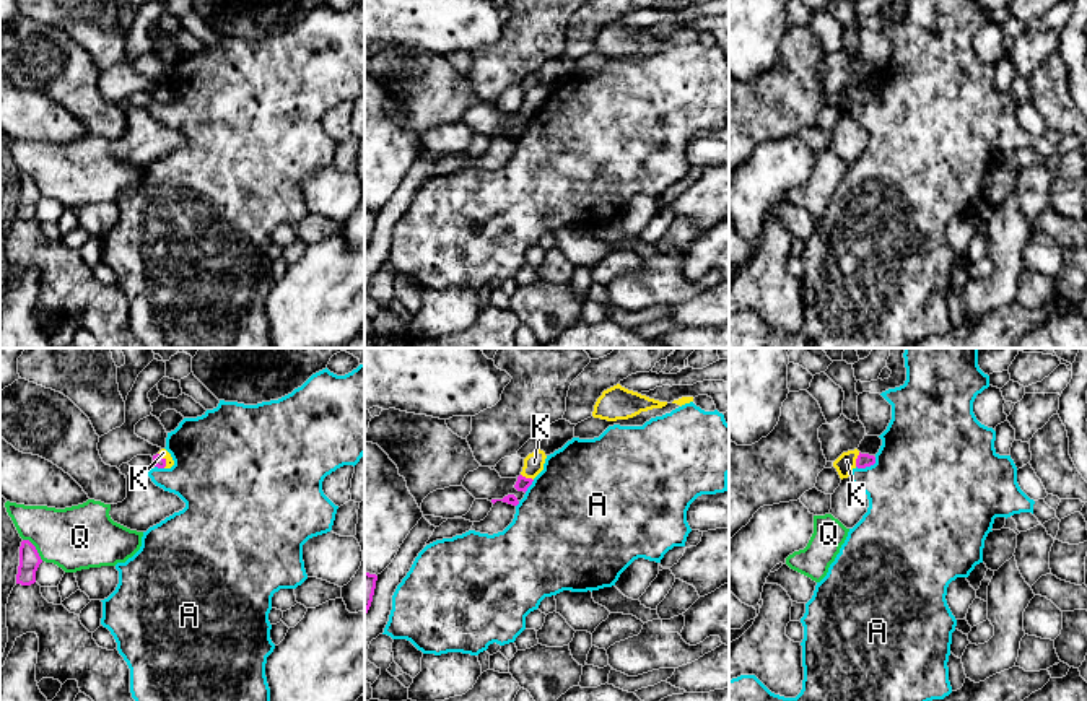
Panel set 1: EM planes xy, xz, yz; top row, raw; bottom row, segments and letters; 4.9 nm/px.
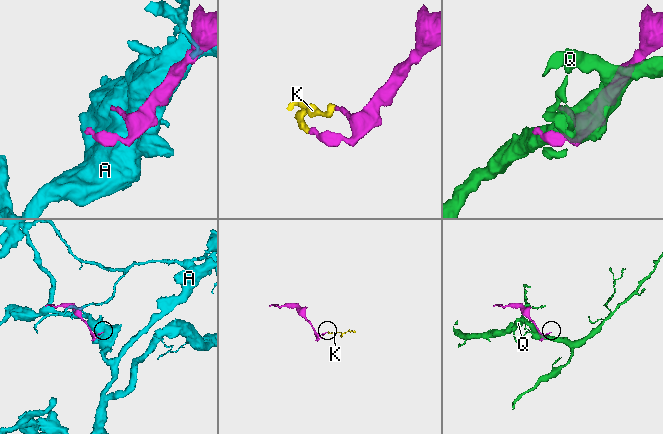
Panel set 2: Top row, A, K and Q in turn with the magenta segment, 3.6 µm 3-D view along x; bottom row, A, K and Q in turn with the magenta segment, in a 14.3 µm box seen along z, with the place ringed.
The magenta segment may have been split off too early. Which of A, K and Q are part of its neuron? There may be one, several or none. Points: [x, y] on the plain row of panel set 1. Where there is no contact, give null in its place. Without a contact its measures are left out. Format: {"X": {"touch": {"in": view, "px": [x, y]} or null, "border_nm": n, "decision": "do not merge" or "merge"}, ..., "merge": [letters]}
{"A": {"touch": {"in": "yz", "px": [868, 101]}, "border_nm": 120, "decision": "do not merge"}, "K": {"touch": {"in": "yz", "px": [856, 95]}, "border_nm": 80, "decision": "merge"}, "Q": {"touch": {"in": "xy", "px": [34, 184]}, "border_nm": 150, "decision": "do not merge"}, "merge": ["K"]}

